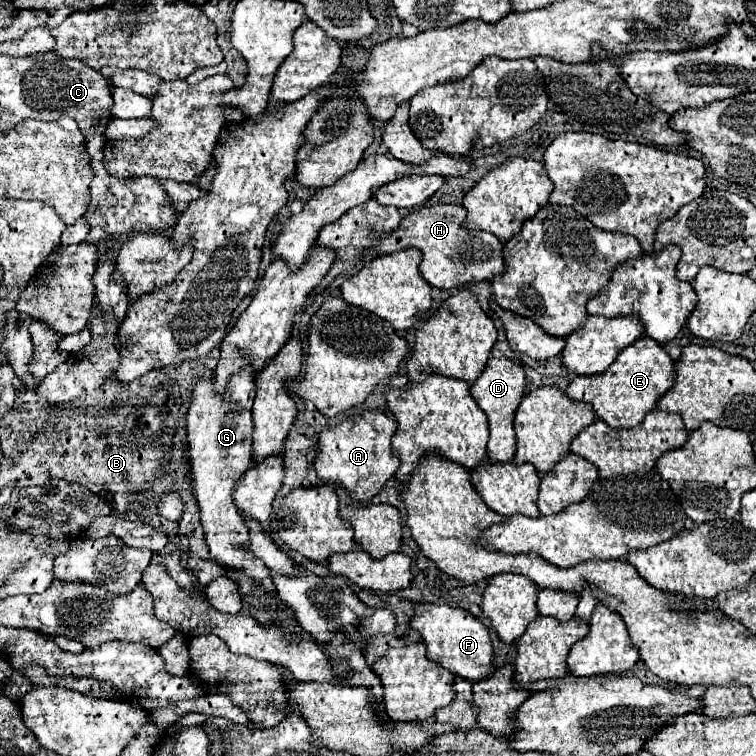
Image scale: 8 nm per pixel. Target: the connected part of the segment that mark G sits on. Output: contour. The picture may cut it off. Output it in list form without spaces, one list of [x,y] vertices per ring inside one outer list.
[[[242,367],[228,379],[228,385],[222,393],[214,391],[214,371],[216,369],[206,369],[206,375],[196,383],[192,403],[186,415],[188,453],[192,461],[196,501],[200,507],[200,523],[204,527],[206,545],[212,561],[250,575],[270,595],[276,595],[270,579],[270,569],[256,555],[244,549],[248,547],[250,533],[232,501],[236,483],[244,477],[252,463],[252,403],[256,395],[254,369]]]

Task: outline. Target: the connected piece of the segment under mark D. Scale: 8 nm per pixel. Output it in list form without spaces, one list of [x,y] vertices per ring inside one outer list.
[[[490,357],[482,375],[472,383],[470,393],[488,417],[488,429],[490,429],[488,455],[486,455],[488,461],[512,461],[514,451],[516,451],[516,437],[514,437],[514,427],[512,427],[514,413],[516,413],[516,409],[518,409],[518,405],[526,393],[524,369],[518,363],[514,363],[512,359]]]

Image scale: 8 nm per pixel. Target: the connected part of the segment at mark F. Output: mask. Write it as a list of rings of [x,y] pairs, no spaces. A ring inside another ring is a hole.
[[[432,603],[416,605],[412,629],[420,631],[428,649],[428,659],[434,659],[454,675],[460,675],[468,681],[480,681],[492,673],[494,651],[492,651],[490,633],[468,611],[448,605],[432,605]]]

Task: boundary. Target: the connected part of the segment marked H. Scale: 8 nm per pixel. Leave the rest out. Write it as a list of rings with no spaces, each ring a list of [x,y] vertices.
[[[434,205],[434,207],[420,207],[418,211],[406,215],[400,225],[390,231],[386,237],[376,239],[372,249],[378,253],[394,253],[406,247],[416,247],[422,251],[420,273],[432,287],[452,289],[466,283],[476,281],[490,281],[492,277],[504,271],[502,261],[502,241],[484,231],[468,231],[462,227],[464,221],[464,207],[462,205]]]

